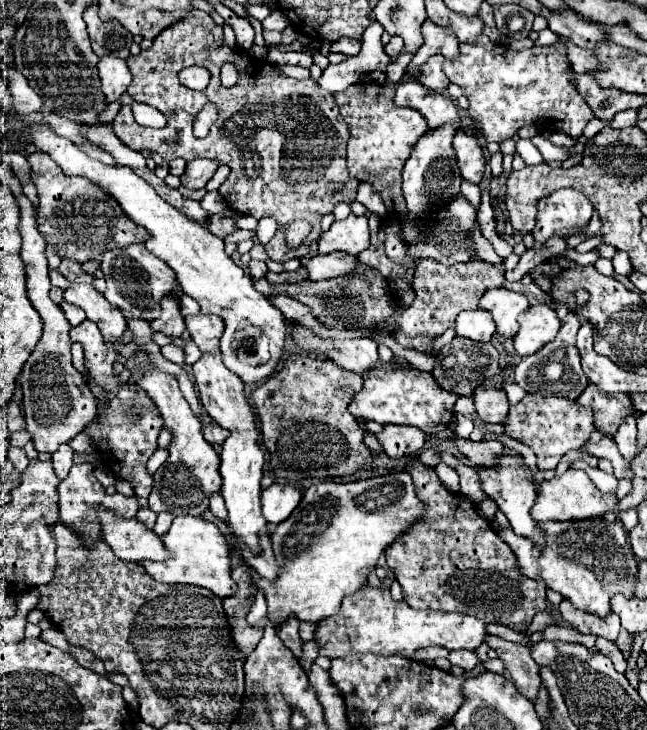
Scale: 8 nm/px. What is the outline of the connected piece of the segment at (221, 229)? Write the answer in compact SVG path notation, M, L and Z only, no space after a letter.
M221 214L211 216L211 220L207 222L207 228L209 228L215 236L219 236L219 238L225 238L227 234L231 234L231 232L237 230L235 220L233 220L233 218L225 218L225 216L221 216Z

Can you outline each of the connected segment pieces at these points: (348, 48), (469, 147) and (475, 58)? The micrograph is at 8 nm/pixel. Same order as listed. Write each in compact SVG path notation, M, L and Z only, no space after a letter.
M343 38L331 44L331 52L343 52L349 56L357 56L361 50L361 42L359 40L351 40L351 38Z
M469 130L457 132L453 138L453 150L457 156L461 178L471 184L479 184L483 178L483 170L485 170L485 158L473 132Z
M485 34L475 44L461 42L459 58L443 64L447 78L461 86L469 100L467 114L477 124L487 142L503 142L513 138L523 126L537 126L547 132L565 132L573 138L583 134L585 124L593 118L591 108L579 96L571 82L569 60L563 42L553 46L533 46L529 50L507 50Z

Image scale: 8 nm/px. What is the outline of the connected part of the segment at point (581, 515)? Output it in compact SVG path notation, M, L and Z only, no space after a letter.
M567 470L563 476L555 476L553 480L543 480L537 492L537 502L531 510L531 516L537 522L565 522L565 520L585 520L603 516L605 512L613 512L617 508L617 496L601 492L585 470Z

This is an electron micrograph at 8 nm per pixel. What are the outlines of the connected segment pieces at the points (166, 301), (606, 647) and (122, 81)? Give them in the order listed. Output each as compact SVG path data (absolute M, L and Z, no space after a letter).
M175 290L163 296L163 300L159 300L159 306L161 306L161 316L153 320L153 330L173 338L181 336L185 330L185 322L179 312L179 292Z
M598 637L595 646L598 651L611 658L614 668L617 669L618 672L623 674L625 673L627 661L624 659L622 653L619 651L614 642L603 637Z
M105 56L97 64L99 76L101 76L101 88L109 102L119 100L119 96L127 90L131 84L131 70L125 60L119 60L115 56Z

